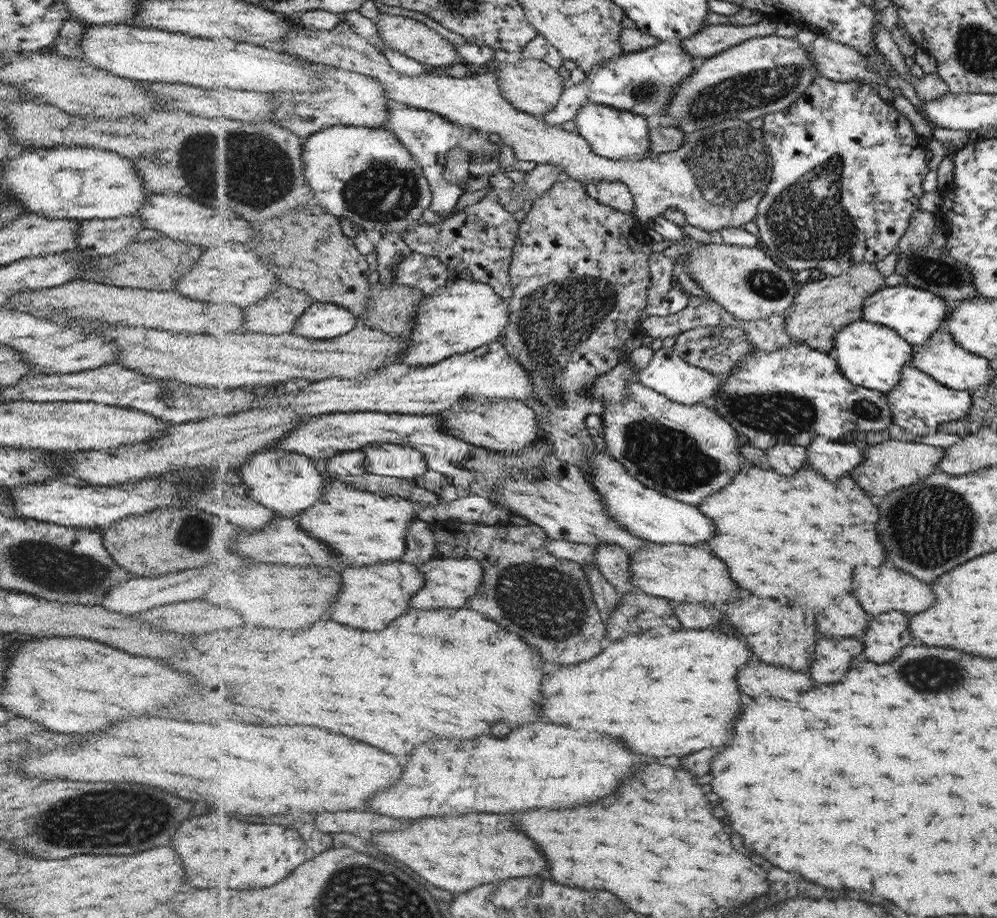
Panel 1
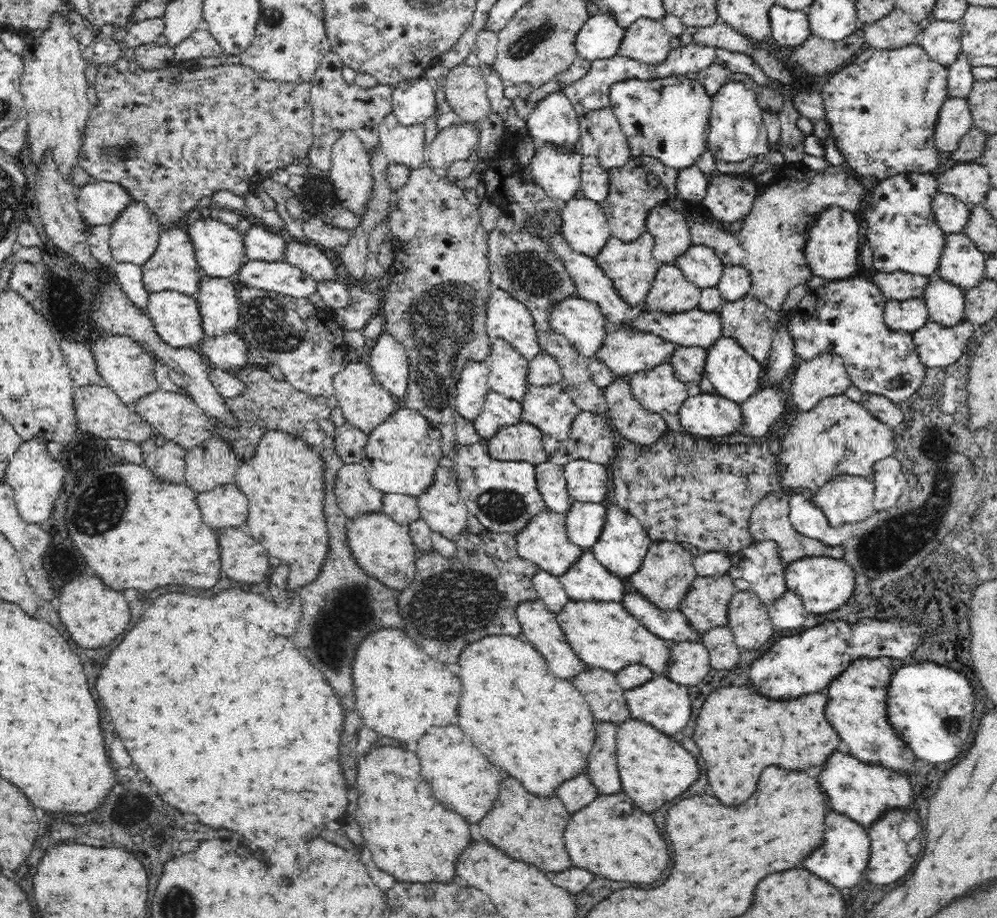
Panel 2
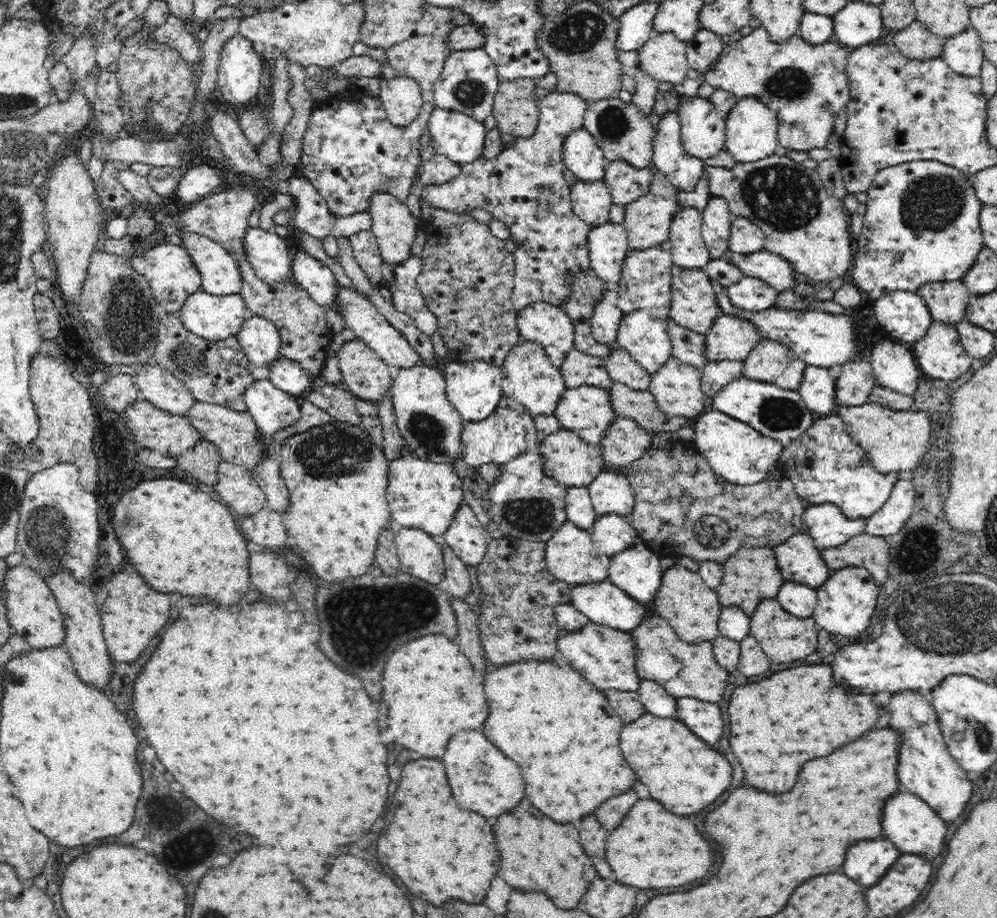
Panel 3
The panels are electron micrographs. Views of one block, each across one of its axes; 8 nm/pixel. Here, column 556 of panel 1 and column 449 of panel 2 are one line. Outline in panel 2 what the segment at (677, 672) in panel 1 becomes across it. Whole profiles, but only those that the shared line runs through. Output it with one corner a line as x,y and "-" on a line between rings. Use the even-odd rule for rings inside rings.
380,630
368,636
354,662
356,708
362,722
380,736
400,742
418,742
430,726
448,726
456,722
456,706
462,694
460,680
446,676
448,666
432,660
402,630

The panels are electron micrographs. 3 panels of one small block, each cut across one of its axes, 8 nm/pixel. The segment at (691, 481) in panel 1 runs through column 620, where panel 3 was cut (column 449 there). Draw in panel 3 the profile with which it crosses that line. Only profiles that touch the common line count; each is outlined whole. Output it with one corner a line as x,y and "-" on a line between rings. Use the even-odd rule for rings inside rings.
424,364
395,369
390,391
397,426
401,436
404,437
405,446
412,448
412,455
428,462
453,463
454,460
463,459
462,443
460,442
466,422
463,421
461,414
452,406
446,396
446,379
442,372

